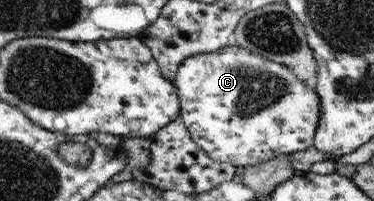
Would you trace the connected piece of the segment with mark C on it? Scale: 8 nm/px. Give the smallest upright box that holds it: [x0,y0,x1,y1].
[175,46,321,167]

